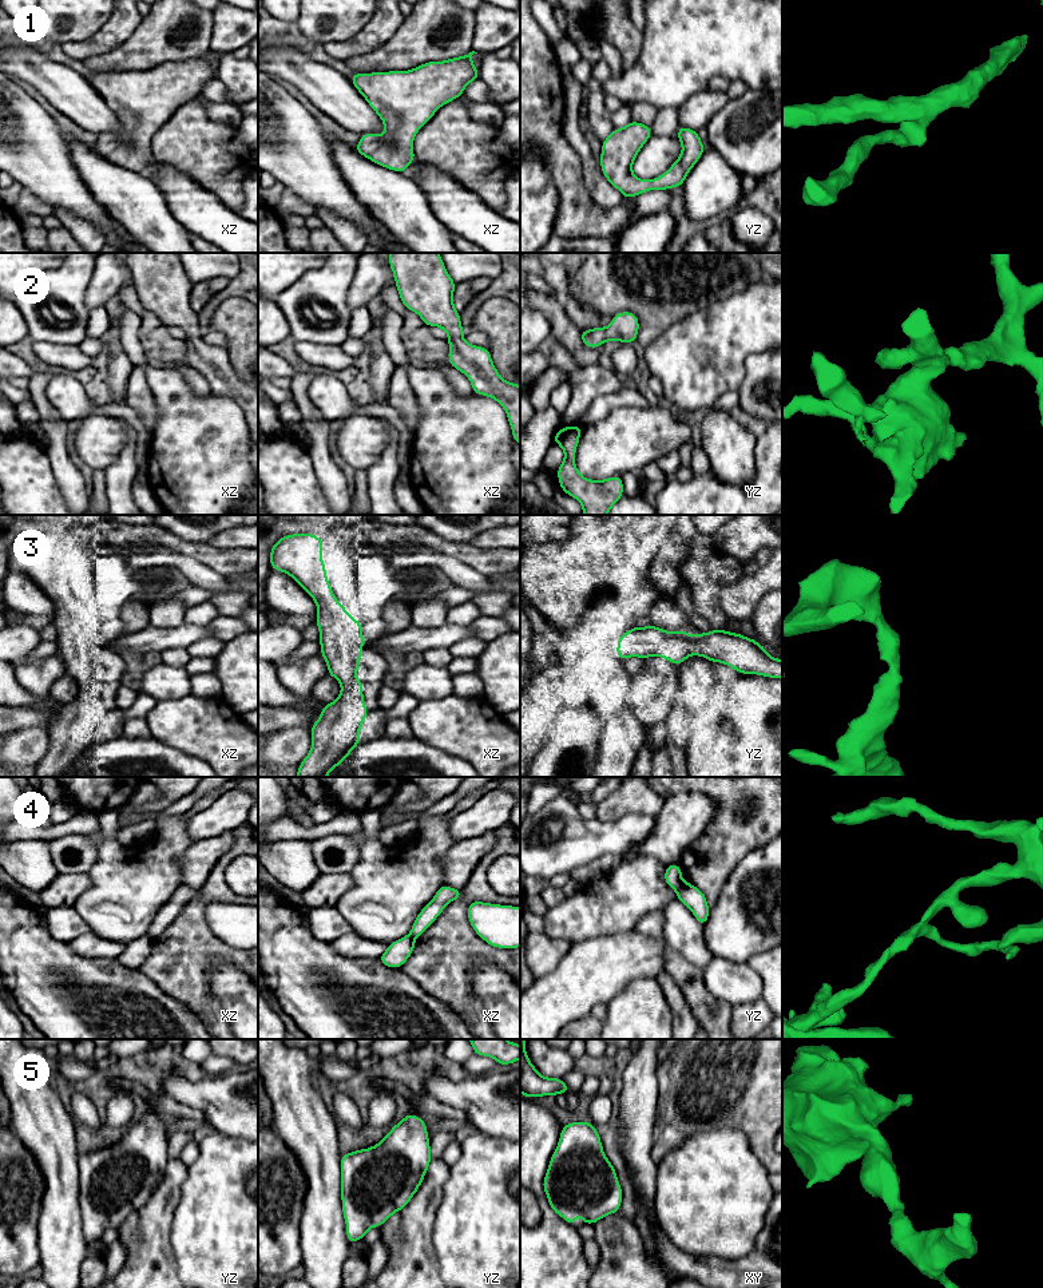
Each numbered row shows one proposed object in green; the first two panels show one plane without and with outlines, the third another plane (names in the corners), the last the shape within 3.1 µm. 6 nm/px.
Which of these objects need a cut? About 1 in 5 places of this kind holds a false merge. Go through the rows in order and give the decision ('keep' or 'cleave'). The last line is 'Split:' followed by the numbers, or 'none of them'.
1: keep
2: keep
3: keep
4: cleave
5: keep
Split: 4

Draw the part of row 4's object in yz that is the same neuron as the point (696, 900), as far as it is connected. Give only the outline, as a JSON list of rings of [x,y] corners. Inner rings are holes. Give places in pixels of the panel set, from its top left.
[[[682,881],[677,899],[681,900],[703,927],[709,919],[710,908],[706,896],[695,885]]]

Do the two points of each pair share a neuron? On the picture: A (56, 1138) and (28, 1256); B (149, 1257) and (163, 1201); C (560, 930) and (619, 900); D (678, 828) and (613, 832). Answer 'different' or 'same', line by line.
A: different
B: same
C: same
D: different

